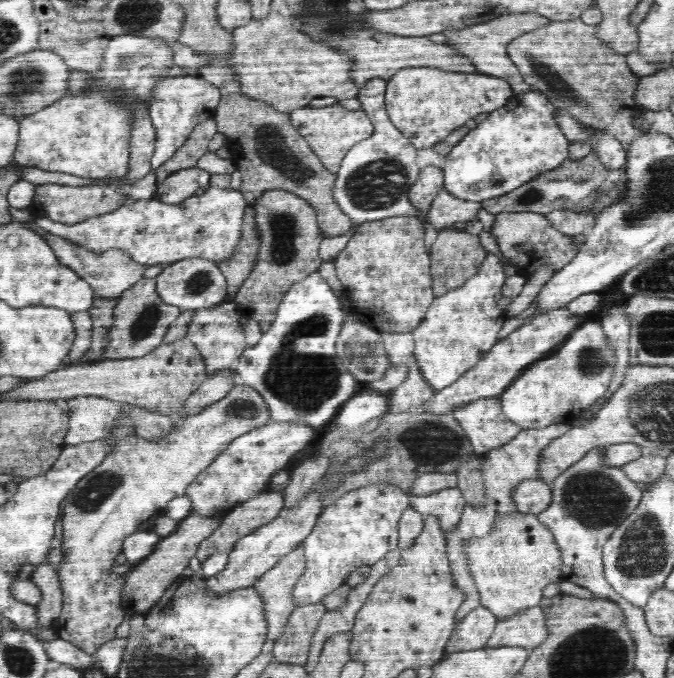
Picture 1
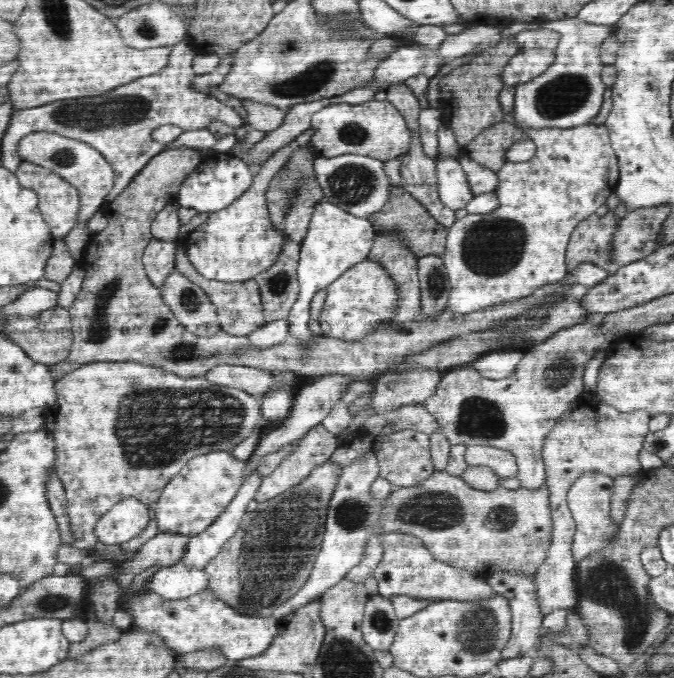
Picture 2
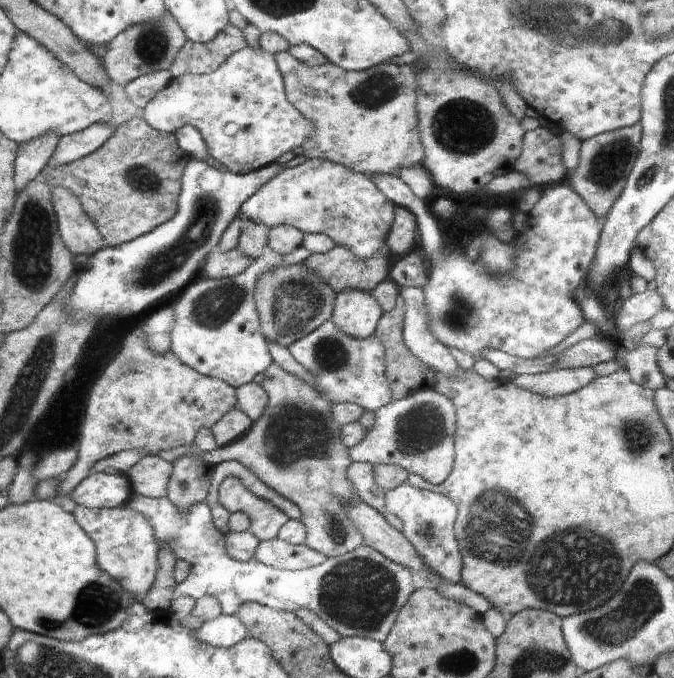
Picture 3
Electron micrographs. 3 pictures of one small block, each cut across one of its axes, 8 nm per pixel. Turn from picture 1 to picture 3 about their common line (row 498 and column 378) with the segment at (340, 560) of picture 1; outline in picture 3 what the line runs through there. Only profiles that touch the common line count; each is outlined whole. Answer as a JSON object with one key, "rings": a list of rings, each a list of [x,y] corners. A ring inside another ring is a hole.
{"rings":[[[329,319],[308,336],[296,340],[287,348],[298,364],[302,364],[315,379],[315,385],[333,404],[354,403],[376,413],[392,403],[392,392],[385,376],[385,350],[378,336],[358,340],[342,334],[338,326]]]}

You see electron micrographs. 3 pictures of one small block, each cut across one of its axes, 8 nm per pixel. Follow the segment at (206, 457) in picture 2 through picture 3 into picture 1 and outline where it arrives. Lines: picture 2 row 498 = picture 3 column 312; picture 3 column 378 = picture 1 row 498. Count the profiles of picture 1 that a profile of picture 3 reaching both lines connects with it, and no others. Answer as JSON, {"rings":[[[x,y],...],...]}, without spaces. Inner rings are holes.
{"rings":[[[271,420],[264,426],[232,440],[228,448],[214,458],[214,462],[202,471],[186,488],[186,495],[192,501],[192,514],[201,516],[222,516],[238,505],[254,499],[268,487],[270,479],[278,470],[290,464],[290,460],[304,450],[312,438],[315,428],[302,421],[276,422]]]}

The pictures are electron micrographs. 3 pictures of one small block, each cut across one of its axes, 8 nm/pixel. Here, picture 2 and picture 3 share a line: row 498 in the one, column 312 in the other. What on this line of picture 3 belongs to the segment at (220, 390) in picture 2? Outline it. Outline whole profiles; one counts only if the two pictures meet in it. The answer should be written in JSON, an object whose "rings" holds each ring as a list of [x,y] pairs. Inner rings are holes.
{"rings":[[[286,50],[274,54],[274,59],[280,70],[280,74],[282,74],[288,102],[290,102],[306,120],[310,120],[312,128],[318,128],[316,136],[310,138],[310,140],[298,150],[298,153],[305,156],[306,160],[318,159],[326,160],[326,162],[334,162],[334,164],[342,164],[344,168],[354,170],[354,172],[358,172],[358,174],[364,174],[364,176],[370,180],[375,173],[398,176],[398,170],[400,170],[400,168],[412,168],[412,166],[423,165],[424,146],[422,146],[418,134],[418,118],[416,112],[416,84],[418,84],[418,70],[416,70],[418,66],[416,66],[416,64],[412,64],[408,61],[408,63],[403,66],[390,63],[383,64],[382,66],[374,66],[374,68],[370,68],[366,71],[346,71],[331,63],[322,64],[321,66],[308,66],[305,63],[295,60],[294,56],[291,56]]]}

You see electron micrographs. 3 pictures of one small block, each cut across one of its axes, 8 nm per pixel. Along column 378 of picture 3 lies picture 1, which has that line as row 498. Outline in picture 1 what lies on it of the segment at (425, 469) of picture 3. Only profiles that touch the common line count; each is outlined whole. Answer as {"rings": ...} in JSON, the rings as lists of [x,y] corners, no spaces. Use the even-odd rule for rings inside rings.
{"rings":[[[458,487],[444,488],[440,492],[427,495],[411,495],[408,507],[418,511],[424,519],[436,517],[442,533],[448,538],[448,535],[455,532],[462,519],[465,501]]]}

